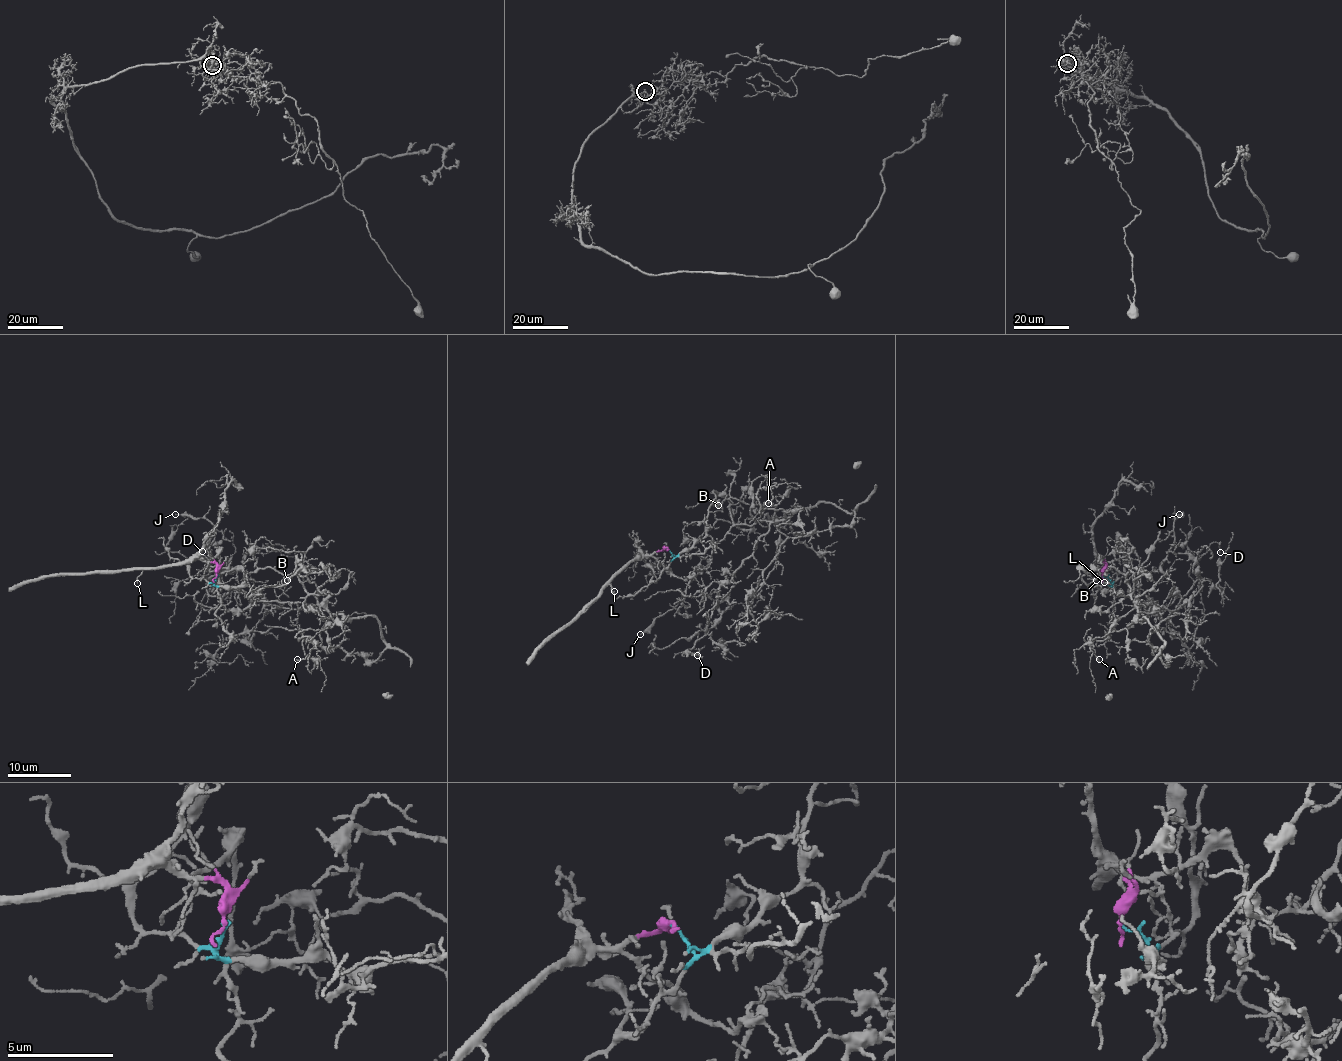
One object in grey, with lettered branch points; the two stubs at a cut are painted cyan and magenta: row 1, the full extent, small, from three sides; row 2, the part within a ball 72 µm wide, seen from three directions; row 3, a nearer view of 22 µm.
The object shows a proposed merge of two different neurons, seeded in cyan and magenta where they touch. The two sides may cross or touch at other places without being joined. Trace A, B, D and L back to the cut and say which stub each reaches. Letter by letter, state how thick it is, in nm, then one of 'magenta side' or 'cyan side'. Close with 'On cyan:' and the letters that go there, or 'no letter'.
A: 110 nm | cyan side
B: 140 nm | cyan side
D: 90 nm | cyan side
L: 130 nm | magenta side
On cyan: A, B, D

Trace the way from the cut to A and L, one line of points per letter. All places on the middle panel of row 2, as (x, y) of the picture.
A: (667, 548), (677, 556), (705, 535), (712, 492), (784, 519), (759, 511), (757, 490), (772, 491), (767, 503)
L: (667, 548), (636, 556), (624, 564), (611, 581), (615, 591)

